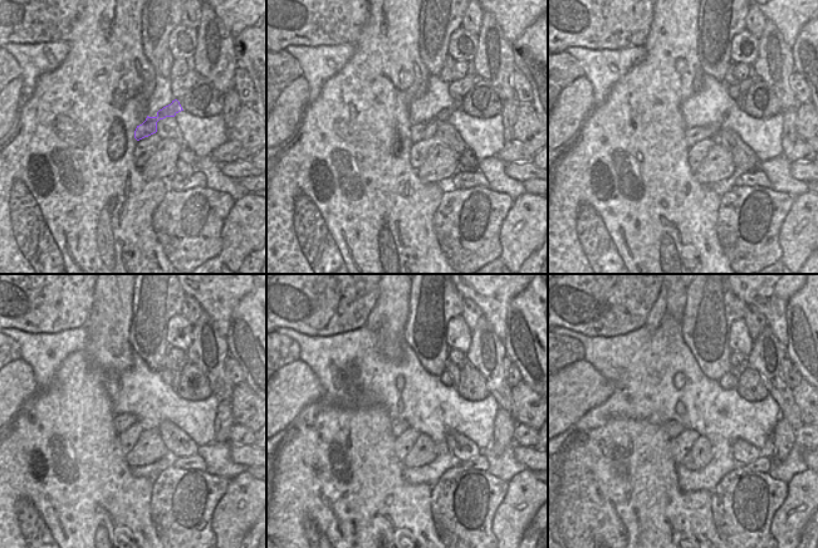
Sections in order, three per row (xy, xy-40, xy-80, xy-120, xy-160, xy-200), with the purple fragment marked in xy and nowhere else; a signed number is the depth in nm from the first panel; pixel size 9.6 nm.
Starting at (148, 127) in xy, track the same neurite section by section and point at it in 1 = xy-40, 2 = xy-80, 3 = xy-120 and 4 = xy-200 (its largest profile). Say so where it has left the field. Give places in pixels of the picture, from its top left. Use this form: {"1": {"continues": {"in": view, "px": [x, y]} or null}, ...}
{"1": {"continues": {"in": "xy-40", "px": [425, 130]}}, "2": {"continues": {"in": "xy-80", "px": [692, 136]}}, "3": {"continues": {"in": "xy-120", "px": [123, 421]}}, "4": {"continues": {"in": "xy-200", "px": [672, 429]}}}

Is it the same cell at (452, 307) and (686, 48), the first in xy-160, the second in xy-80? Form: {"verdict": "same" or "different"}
{"verdict": "different"}

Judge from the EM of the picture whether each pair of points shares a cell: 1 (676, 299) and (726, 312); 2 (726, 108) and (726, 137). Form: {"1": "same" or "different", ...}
{"1": "different", "2": "different"}

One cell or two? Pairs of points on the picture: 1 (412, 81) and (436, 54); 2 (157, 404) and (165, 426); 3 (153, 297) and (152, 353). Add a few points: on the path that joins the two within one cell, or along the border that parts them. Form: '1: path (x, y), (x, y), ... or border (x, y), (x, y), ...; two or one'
1: border (417, 38), (420, 59), (431, 74); two
2: border (157, 425), (162, 421), (172, 421), (189, 434); two
3: path (152, 311), (152, 339); one

